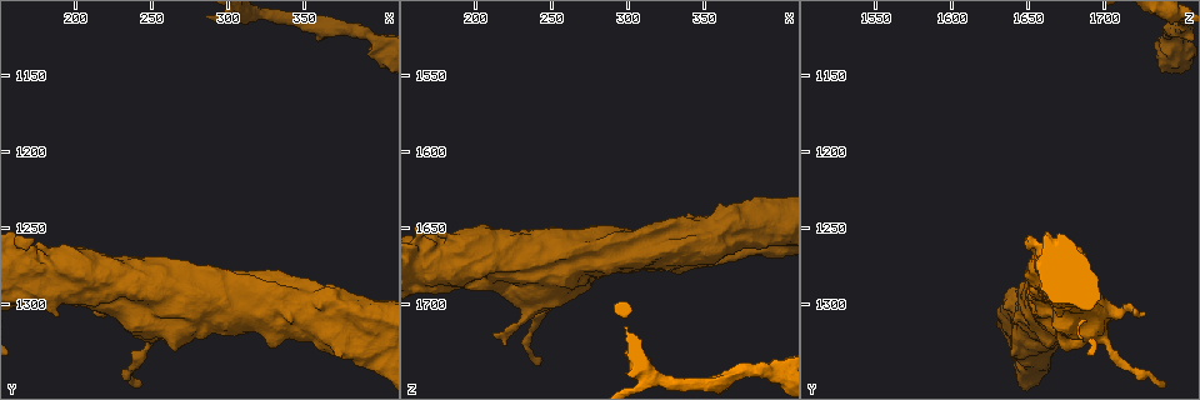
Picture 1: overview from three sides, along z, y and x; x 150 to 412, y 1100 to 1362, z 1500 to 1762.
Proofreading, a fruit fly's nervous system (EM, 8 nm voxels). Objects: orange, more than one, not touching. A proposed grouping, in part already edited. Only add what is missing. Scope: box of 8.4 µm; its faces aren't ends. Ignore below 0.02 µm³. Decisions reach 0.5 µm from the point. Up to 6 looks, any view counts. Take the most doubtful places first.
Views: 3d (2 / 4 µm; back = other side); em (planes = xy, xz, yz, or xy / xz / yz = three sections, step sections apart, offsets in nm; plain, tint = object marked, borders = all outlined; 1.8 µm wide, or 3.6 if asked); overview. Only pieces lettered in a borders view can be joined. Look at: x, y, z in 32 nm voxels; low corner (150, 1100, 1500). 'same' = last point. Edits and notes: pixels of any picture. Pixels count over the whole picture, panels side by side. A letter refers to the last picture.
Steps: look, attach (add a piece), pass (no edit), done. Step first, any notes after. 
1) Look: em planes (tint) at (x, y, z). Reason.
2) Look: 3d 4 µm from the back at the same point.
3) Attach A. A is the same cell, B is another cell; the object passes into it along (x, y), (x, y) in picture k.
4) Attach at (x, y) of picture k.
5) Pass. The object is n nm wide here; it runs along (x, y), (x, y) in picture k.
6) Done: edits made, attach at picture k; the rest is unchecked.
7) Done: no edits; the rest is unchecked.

Look: em 3.6 µm xz step 8 (tint) at (172, 1256, 1650).

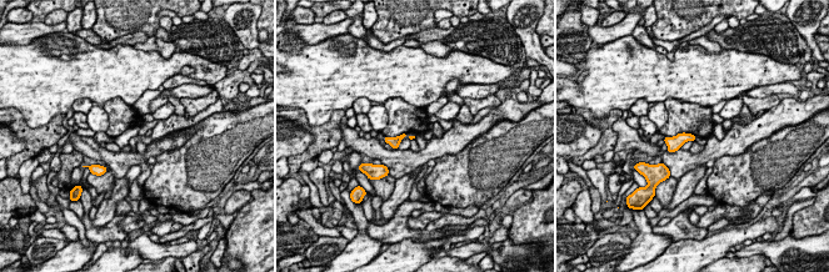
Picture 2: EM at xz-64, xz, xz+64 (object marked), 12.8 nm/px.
Look: em 3.6 µm planes (tint) at the same point.

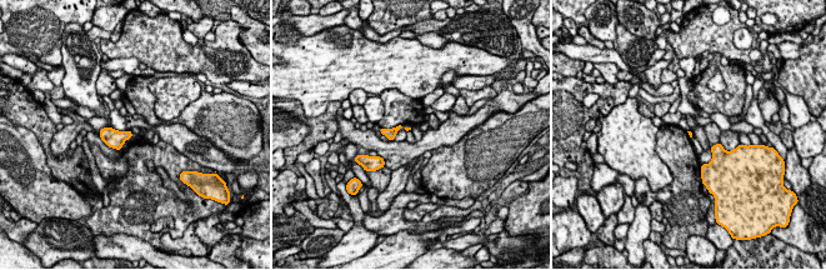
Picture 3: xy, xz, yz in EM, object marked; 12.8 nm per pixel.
Look: em 3.6 µm planes (borders) at the same point. What lies round it.

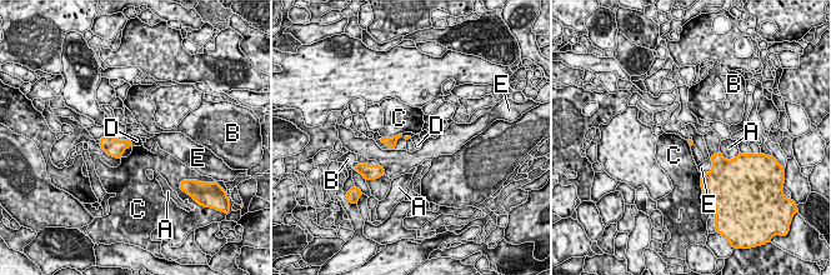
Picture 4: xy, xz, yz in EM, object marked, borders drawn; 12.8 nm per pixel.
Pass. The longest contact is with E, 400 nm; A, B, C, D and E are other cells; no lettered piece goes on from it.

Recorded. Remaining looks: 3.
Look: em yz step 8 (borders) at (218, 1306, 1728). Thin end.

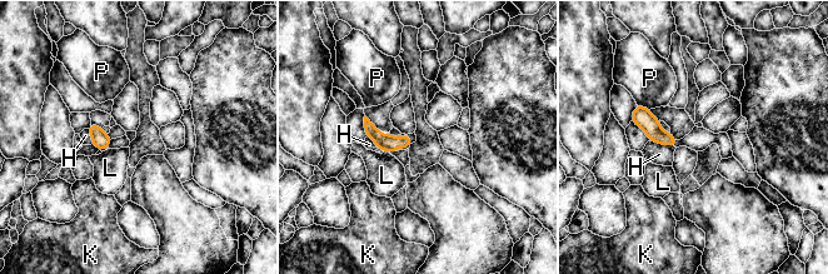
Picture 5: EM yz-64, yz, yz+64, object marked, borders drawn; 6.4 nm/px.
Look: em planes (borders) at the same point.

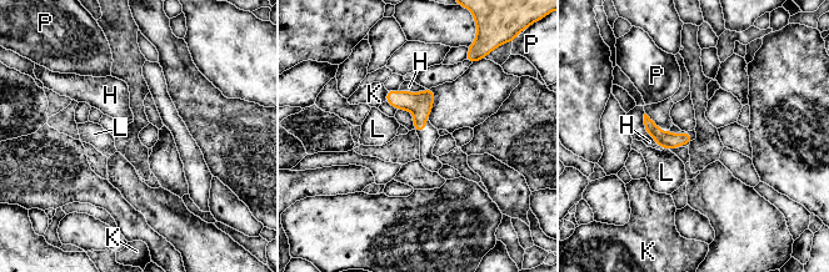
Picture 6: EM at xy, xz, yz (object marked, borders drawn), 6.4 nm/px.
Pass. H, K, L and P are other cells; a border runs along (427, 89), (422, 91), (399, 91) in picture 6; no lettered piece goes on from it.

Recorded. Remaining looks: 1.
Look: em planes (borders) at (400, 1128, 1742). Sudden change in width.

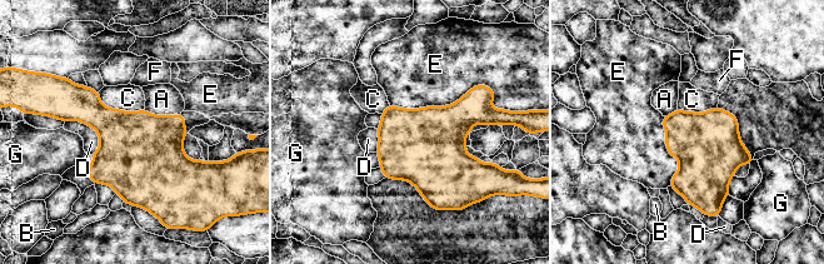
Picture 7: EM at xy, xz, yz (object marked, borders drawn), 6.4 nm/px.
Pass. A, B, C, D, E, F and G are other cells; no lettered piece goes on from it.

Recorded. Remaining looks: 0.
Done: no edits; the rest is unchecked.

